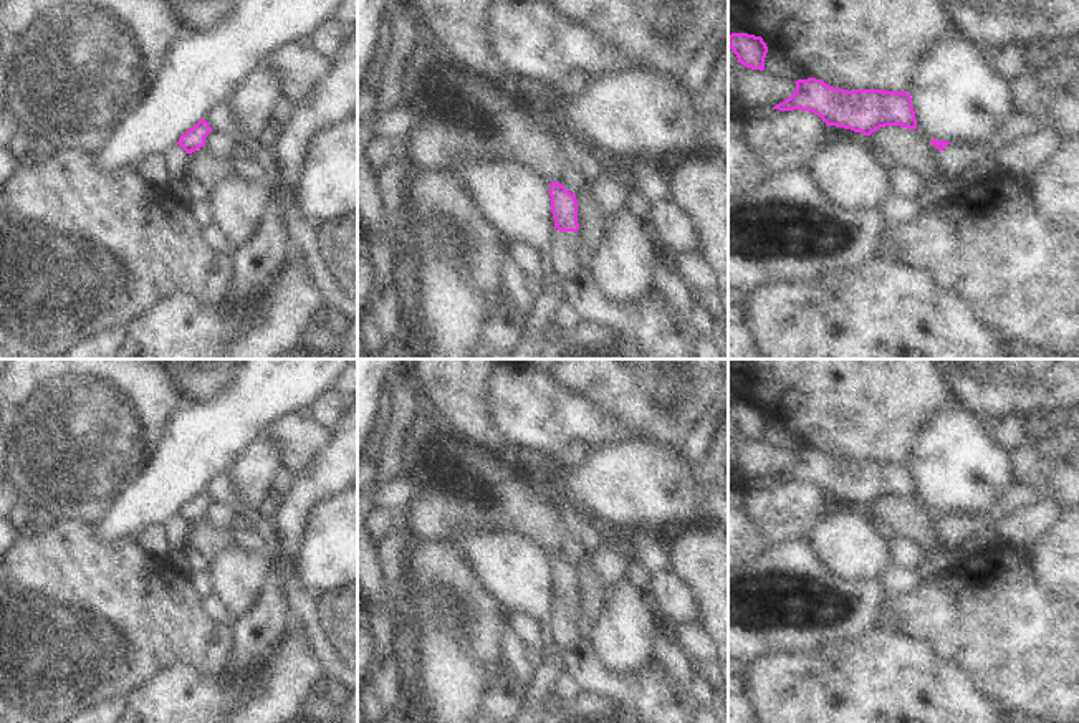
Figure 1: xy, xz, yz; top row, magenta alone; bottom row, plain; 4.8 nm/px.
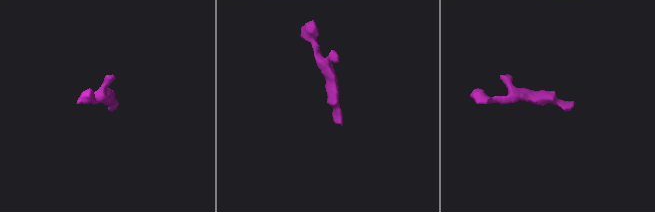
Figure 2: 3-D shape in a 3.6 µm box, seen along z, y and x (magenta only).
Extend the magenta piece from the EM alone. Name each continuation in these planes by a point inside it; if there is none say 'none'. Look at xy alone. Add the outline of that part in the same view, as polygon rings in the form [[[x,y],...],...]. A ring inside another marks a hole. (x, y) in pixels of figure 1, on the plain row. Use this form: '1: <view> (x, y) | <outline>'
none

